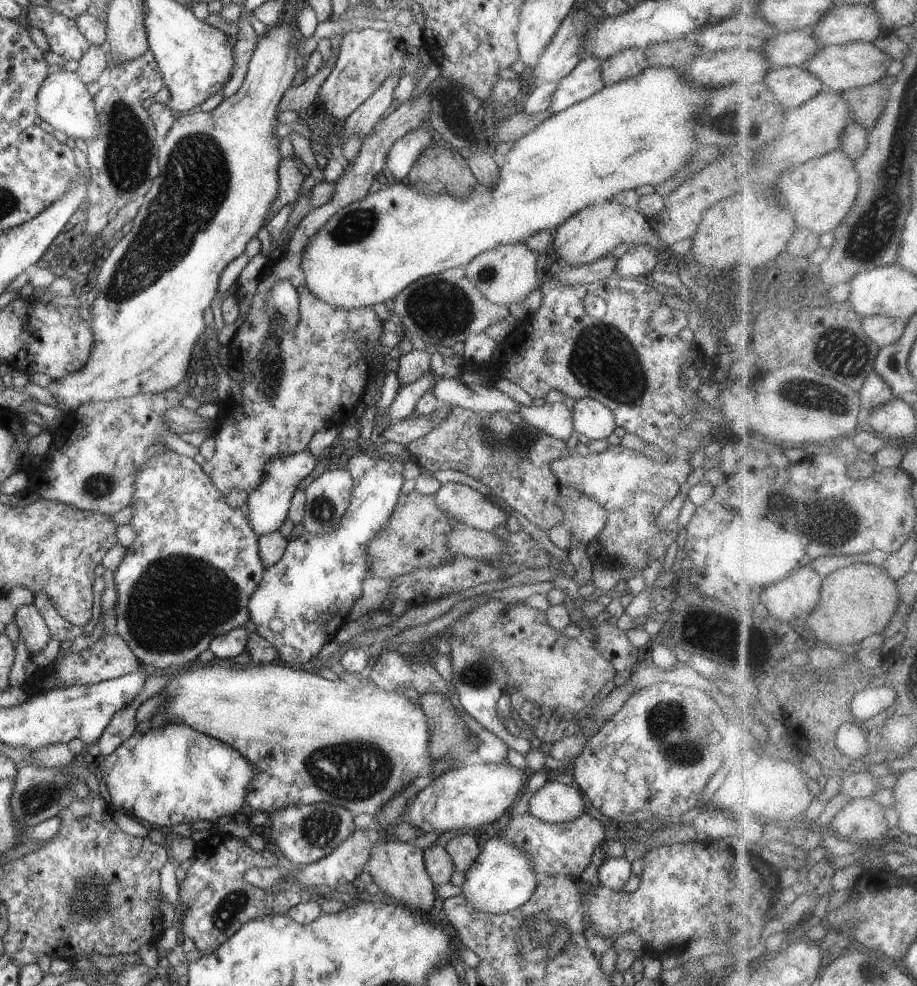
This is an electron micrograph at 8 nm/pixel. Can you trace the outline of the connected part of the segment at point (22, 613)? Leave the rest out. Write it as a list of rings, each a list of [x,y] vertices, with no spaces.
[[[27,605],[18,608],[14,618],[19,628],[19,636],[22,637],[22,642],[24,642],[29,654],[31,656],[38,654],[51,640],[42,615],[34,605]]]

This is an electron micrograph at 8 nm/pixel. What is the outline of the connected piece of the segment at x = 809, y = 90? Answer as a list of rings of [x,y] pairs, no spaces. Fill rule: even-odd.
[[[806,66],[772,69],[768,73],[765,82],[768,83],[768,86],[773,88],[774,94],[779,98],[779,101],[784,104],[787,110],[810,102],[813,98],[816,98],[816,96],[826,90],[825,82]]]

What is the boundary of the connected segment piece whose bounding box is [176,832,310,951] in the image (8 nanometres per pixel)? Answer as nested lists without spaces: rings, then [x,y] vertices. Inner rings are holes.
[[[222,832],[212,833],[205,840],[195,843],[194,862],[187,870],[186,878],[178,882],[181,906],[177,908],[179,930],[193,940],[200,950],[216,950],[243,924],[266,915],[286,915],[297,904],[310,901],[307,888],[288,888],[265,891],[245,881],[244,873],[252,867],[276,867],[278,857],[268,850],[253,850],[244,839]],[[199,888],[210,888],[210,900],[204,906],[196,905]]]

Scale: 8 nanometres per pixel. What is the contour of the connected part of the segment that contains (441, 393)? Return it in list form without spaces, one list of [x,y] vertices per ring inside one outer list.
[[[448,377],[434,384],[433,393],[440,404],[451,404],[477,413],[519,412],[519,403],[516,400],[498,388],[486,384],[469,387],[456,378]]]

